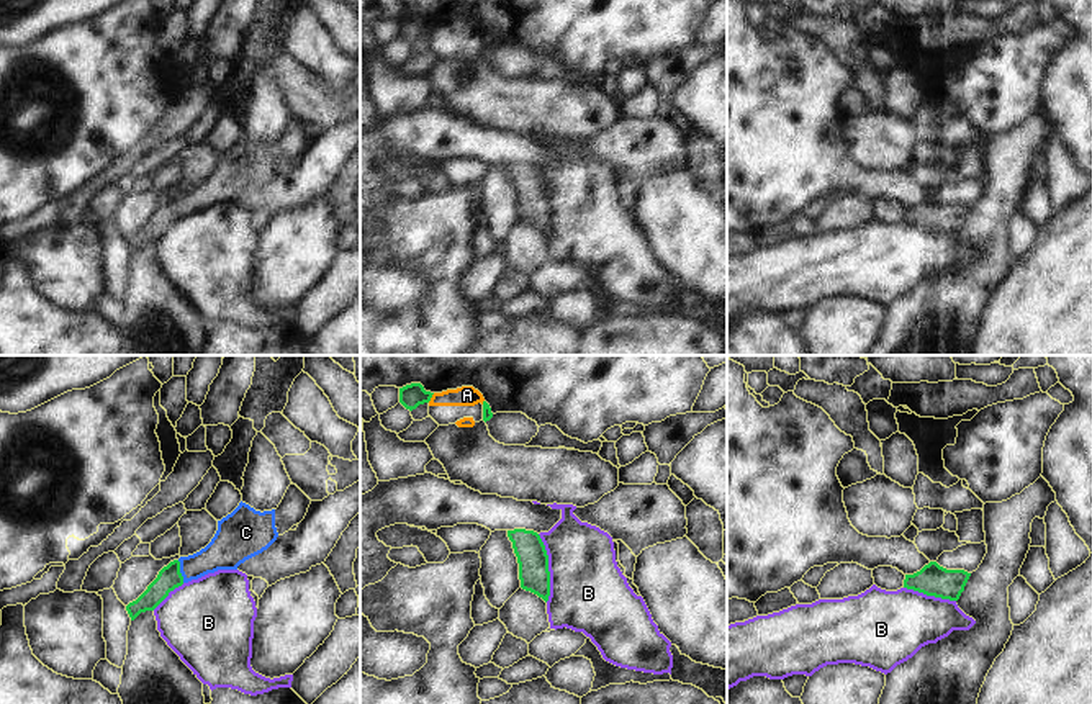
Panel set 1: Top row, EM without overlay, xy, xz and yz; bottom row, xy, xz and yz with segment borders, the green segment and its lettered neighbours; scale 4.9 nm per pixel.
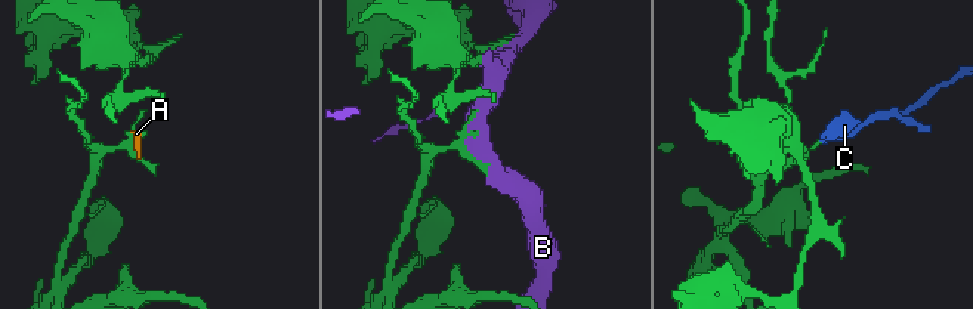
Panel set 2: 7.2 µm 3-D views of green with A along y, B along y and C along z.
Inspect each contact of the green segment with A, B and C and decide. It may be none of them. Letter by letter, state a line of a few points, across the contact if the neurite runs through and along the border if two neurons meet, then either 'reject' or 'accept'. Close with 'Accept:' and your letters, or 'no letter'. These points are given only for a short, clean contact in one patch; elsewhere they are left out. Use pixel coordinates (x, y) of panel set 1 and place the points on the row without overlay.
A: line xz (434, 27), (428, 35); reject
B: reject
C: line xy (169, 212), (179, 205), (225, 185); accept
Accept: C

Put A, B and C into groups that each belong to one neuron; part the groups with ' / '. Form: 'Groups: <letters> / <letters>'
Groups: A / B / C.

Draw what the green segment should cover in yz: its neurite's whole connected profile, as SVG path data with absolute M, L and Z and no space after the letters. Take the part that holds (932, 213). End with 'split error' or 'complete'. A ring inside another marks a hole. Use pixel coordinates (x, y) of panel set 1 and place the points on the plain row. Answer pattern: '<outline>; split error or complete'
M930 195L920 205L905 208L904 221L927 229L958 234L969 210L971 206L964 203L946 203L936 195Z; complete

